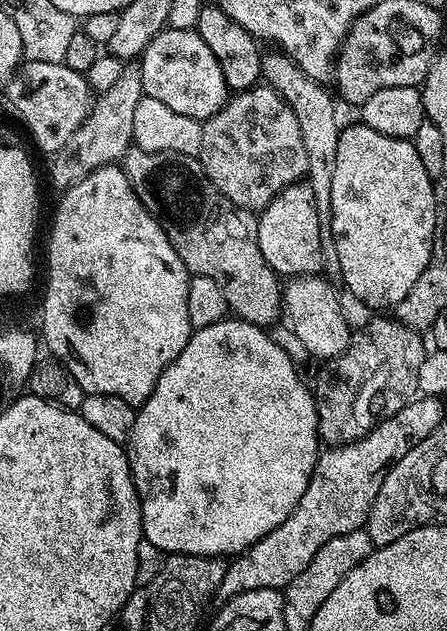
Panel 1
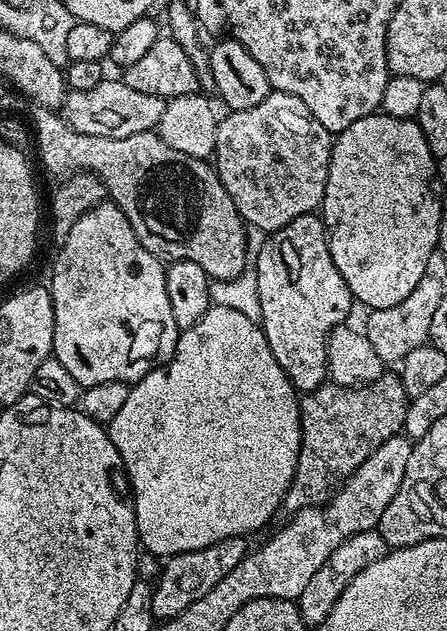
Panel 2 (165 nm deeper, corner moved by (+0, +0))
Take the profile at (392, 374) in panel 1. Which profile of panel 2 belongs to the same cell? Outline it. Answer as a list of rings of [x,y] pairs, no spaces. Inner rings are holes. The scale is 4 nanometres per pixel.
[[[385,374],[373,384],[349,386],[325,382],[313,392],[300,396],[300,453],[292,485],[284,496],[283,511],[288,514],[303,508],[319,508],[354,470],[392,436],[401,435],[410,397],[399,375]]]

